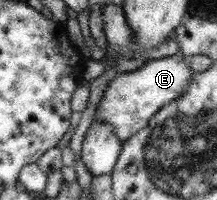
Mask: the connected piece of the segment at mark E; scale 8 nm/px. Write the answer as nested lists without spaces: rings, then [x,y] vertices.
[[[180,52],[173,56],[153,59],[133,72],[118,73],[105,87],[94,111],[94,119],[109,123],[120,141],[127,140],[148,125],[149,119],[160,108],[179,98],[194,75],[189,69],[190,57]]]

